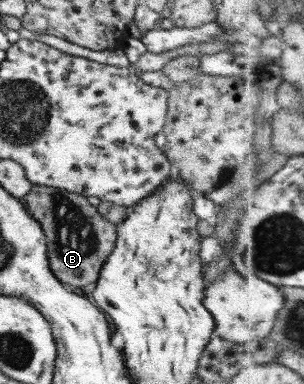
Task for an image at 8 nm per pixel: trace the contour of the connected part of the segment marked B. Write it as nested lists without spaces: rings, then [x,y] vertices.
[[[32,185],[21,201],[29,216],[41,226],[46,241],[49,267],[58,282],[68,289],[70,287],[81,289],[86,284],[95,282],[102,263],[113,249],[117,235],[115,225],[102,217],[94,206],[90,206],[86,197],[54,187]]]

